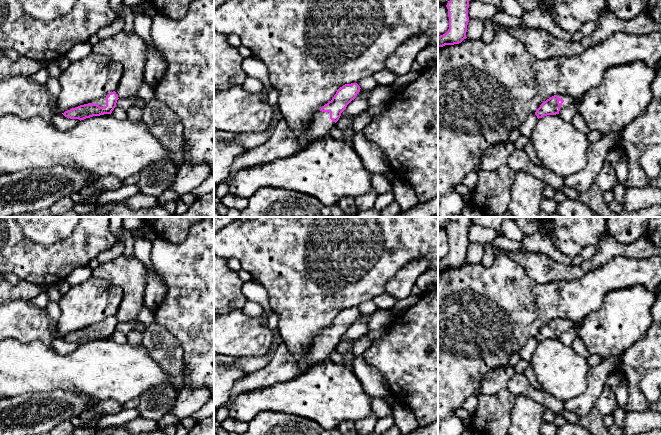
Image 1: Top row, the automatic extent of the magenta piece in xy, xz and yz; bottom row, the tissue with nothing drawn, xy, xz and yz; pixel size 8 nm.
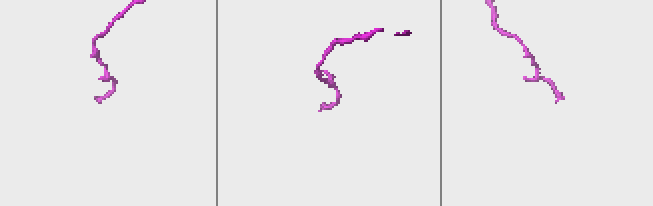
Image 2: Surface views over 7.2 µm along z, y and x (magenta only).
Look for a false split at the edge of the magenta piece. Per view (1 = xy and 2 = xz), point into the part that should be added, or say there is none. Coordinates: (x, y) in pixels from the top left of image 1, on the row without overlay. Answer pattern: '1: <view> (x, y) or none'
1: xy (101, 325)
2: xz (321, 349)

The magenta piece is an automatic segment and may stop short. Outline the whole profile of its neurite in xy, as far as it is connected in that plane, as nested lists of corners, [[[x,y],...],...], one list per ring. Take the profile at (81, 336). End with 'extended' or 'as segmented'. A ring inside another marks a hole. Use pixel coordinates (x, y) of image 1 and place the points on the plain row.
[[[115,315],[106,318],[98,323],[91,325],[88,328],[80,329],[62,337],[70,343],[84,344],[93,340],[111,338],[118,324],[118,319]]] | extended

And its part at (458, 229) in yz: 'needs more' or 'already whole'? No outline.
already whole

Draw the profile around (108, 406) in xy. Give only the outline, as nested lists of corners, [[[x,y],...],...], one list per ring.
[[[98,400],[95,410],[104,414],[116,414],[122,410],[122,404],[112,400]]]

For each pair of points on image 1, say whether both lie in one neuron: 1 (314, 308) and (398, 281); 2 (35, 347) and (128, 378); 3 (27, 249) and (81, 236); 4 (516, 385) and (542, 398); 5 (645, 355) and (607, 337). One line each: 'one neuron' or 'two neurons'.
1: two neurons
2: one neuron
3: one neuron
4: one neuron
5: two neurons

